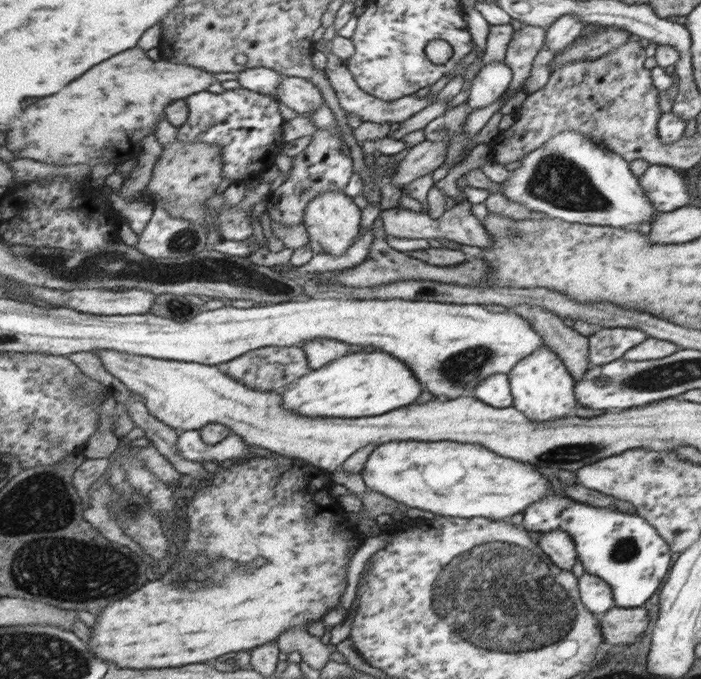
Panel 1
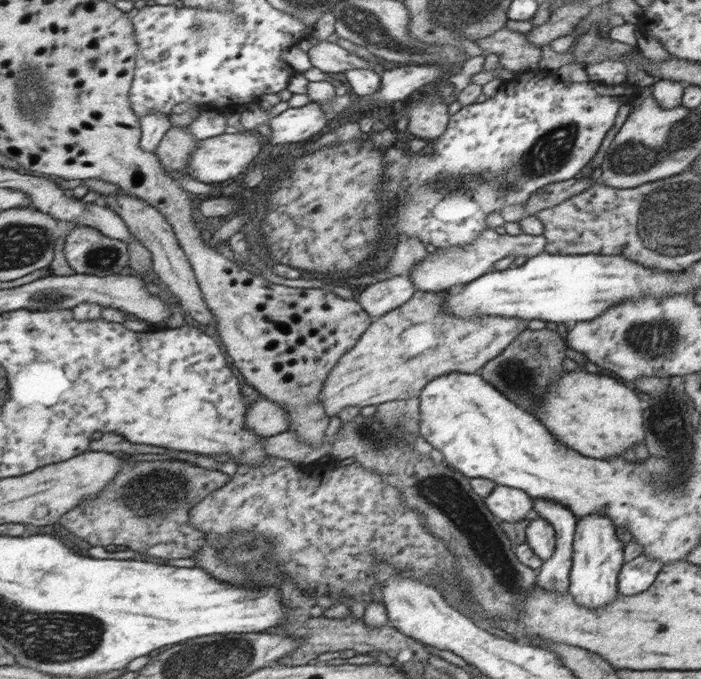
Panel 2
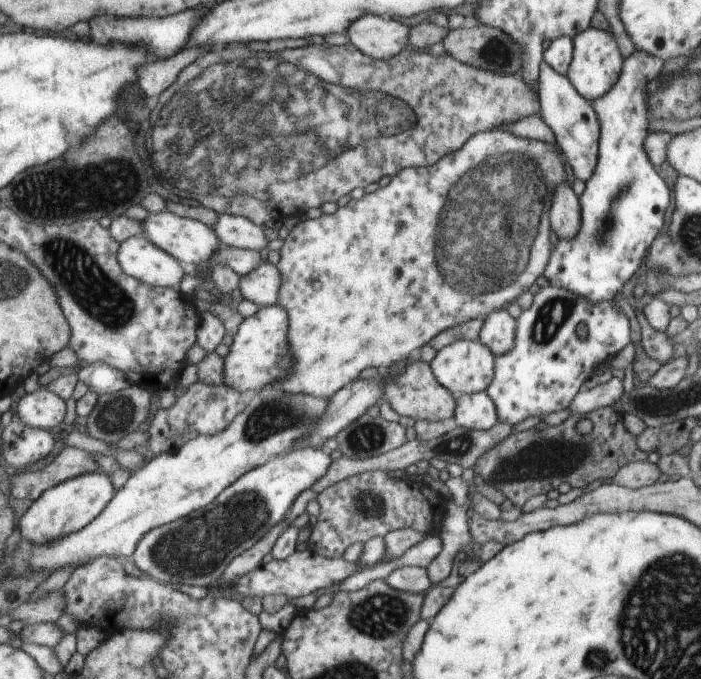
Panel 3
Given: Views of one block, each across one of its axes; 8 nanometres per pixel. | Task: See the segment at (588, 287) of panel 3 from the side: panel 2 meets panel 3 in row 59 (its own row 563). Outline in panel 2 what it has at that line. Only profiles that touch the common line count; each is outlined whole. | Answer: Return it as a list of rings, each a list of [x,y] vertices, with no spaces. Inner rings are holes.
[[[639,554],[627,564],[623,564],[618,572],[618,592],[625,596],[631,596],[646,591],[654,582],[661,568],[659,560]]]

